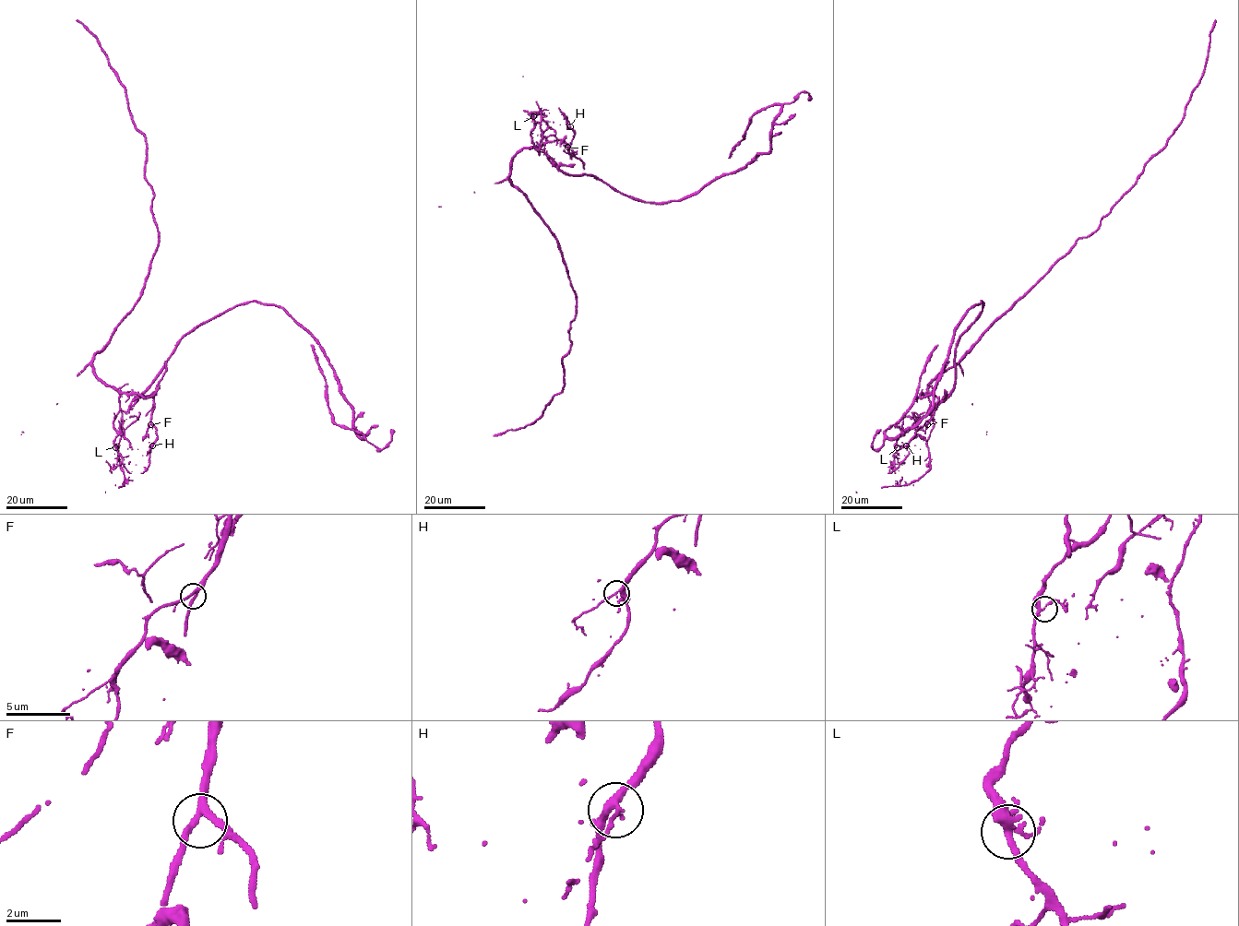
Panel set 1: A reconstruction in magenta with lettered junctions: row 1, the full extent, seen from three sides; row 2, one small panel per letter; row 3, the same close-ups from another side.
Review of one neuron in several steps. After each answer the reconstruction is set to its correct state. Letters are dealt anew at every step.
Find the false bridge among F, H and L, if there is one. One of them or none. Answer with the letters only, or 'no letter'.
L

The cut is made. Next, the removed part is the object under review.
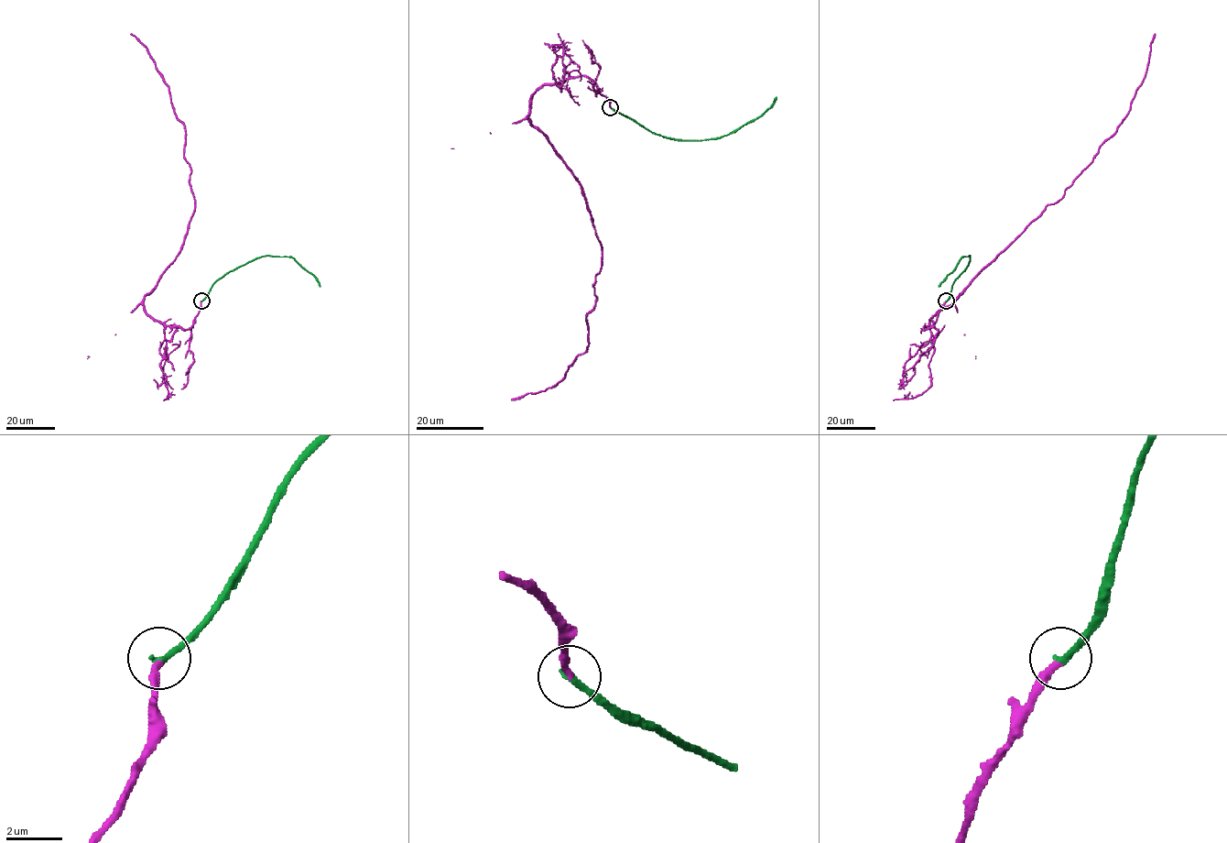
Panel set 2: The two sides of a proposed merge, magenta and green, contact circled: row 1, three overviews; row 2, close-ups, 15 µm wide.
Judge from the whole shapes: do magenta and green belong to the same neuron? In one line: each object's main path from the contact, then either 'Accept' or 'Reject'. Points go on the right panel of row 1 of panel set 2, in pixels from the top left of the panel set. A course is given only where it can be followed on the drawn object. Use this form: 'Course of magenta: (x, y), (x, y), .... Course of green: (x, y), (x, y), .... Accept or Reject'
Course of magenta: (946, 301), (936, 322), (925, 329), (1047, 204), (1060, 199), (1098, 148), (1115, 132), (1142, 83), (1155, 34). Course of green: (946, 301), (953, 281), (968, 267), (970, 255), (959, 260), (939, 286). Accept

